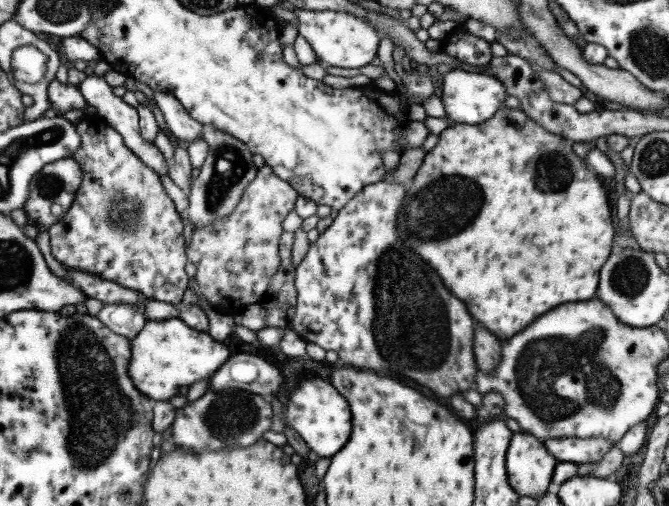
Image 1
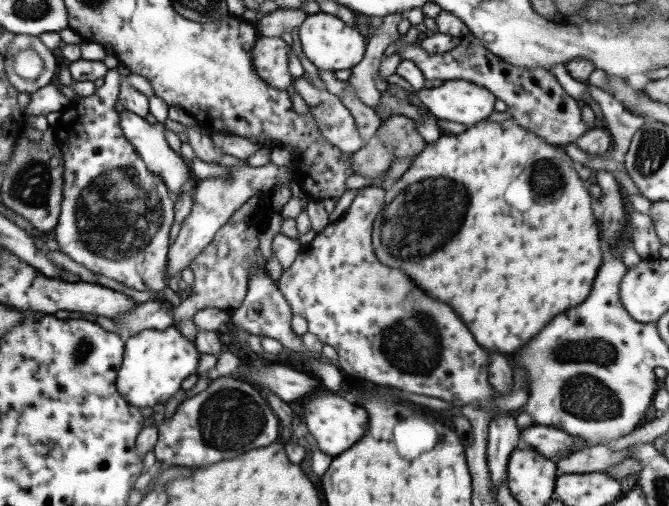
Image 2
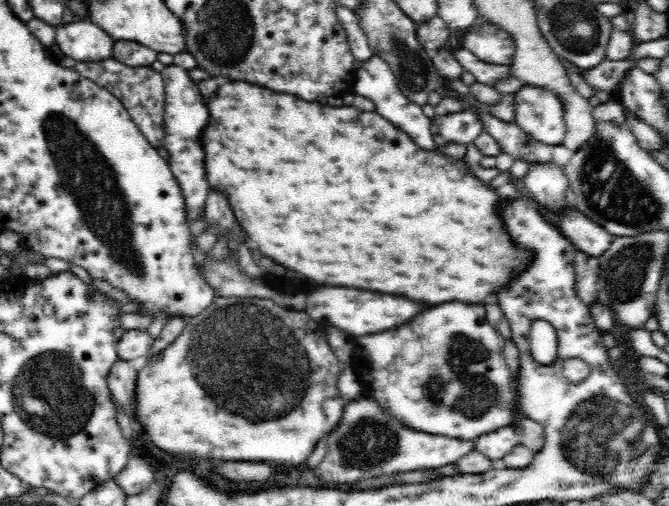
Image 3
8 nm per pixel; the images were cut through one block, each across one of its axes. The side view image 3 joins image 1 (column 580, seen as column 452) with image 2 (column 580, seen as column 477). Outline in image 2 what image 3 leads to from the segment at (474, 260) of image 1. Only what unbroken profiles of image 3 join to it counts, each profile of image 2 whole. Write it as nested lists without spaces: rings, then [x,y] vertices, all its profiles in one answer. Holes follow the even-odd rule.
[[[513,118],[501,120],[501,122],[477,122],[469,126],[461,134],[441,134],[435,142],[427,144],[411,162],[411,166],[405,170],[405,174],[389,188],[385,190],[385,204],[383,210],[377,214],[371,230],[371,244],[373,254],[391,268],[401,268],[405,274],[409,274],[415,284],[419,284],[431,298],[451,304],[451,308],[457,312],[457,316],[463,320],[463,324],[469,328],[473,338],[481,348],[497,350],[497,352],[515,352],[519,346],[523,346],[533,334],[537,334],[547,320],[551,320],[555,314],[581,304],[585,296],[591,290],[591,282],[597,274],[597,268],[601,266],[601,242],[599,242],[599,226],[591,210],[591,194],[587,184],[577,176],[575,168],[579,166],[565,154],[561,146],[547,144],[541,136],[533,134],[531,130],[519,126]]]

